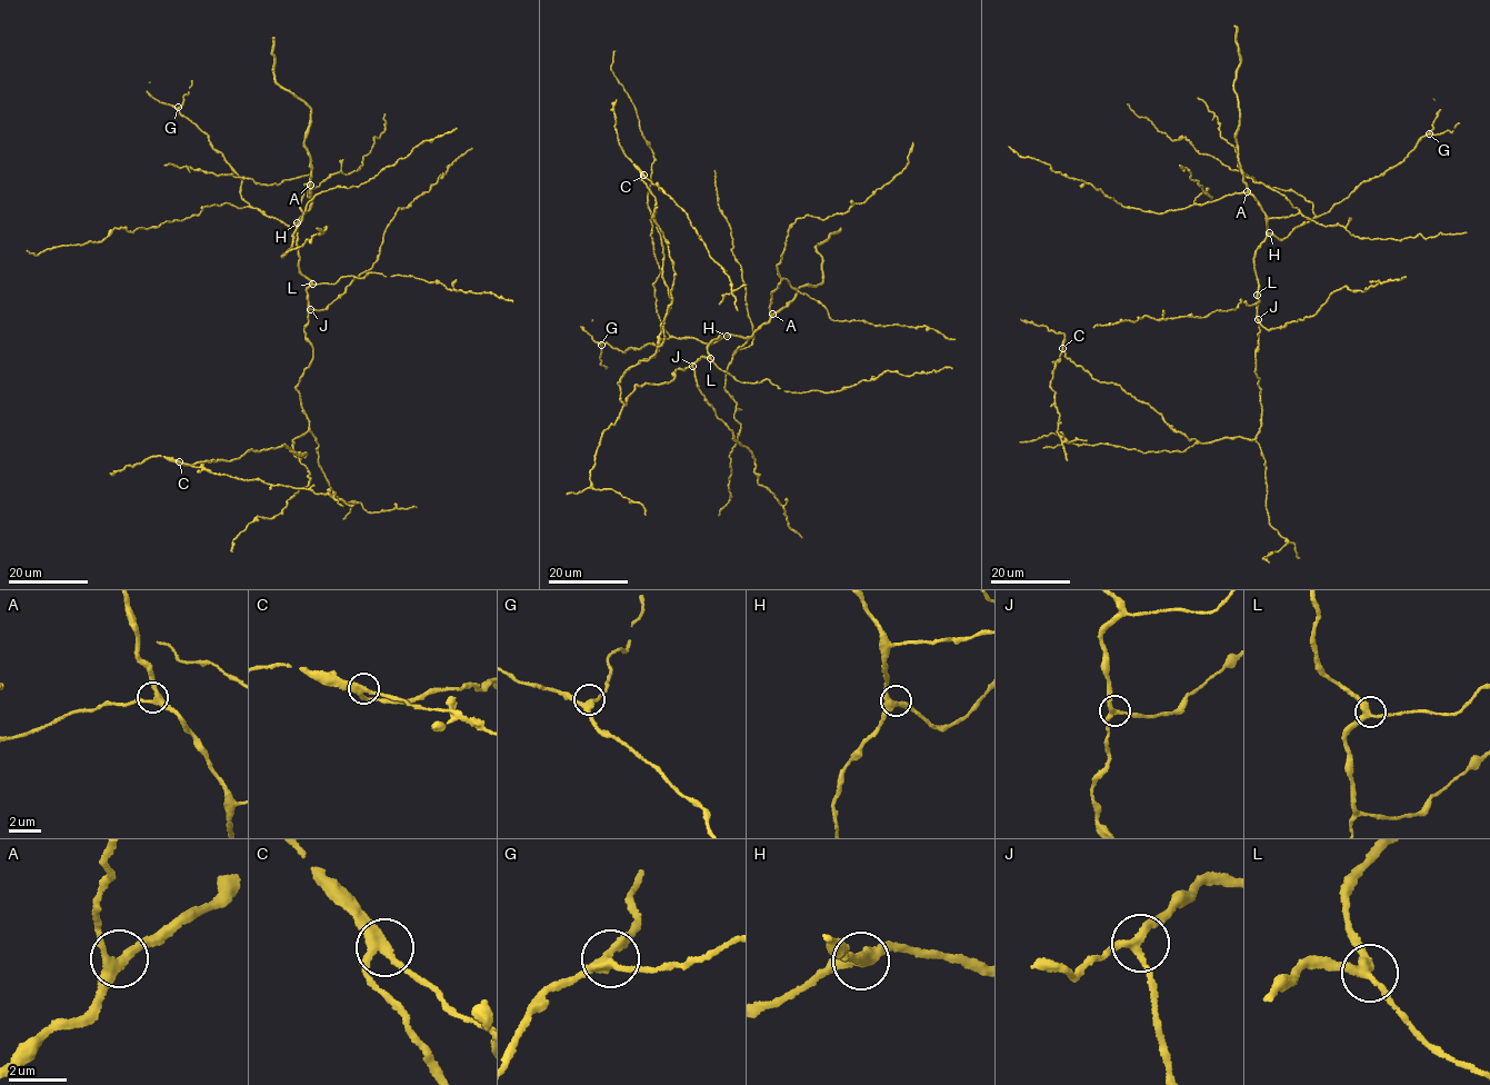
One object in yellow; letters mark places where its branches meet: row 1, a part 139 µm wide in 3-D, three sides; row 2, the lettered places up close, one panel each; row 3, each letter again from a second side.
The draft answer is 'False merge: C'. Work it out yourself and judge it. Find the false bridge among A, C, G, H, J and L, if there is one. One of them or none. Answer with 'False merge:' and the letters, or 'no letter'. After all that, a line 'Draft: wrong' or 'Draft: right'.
False merge: C
Draft: right

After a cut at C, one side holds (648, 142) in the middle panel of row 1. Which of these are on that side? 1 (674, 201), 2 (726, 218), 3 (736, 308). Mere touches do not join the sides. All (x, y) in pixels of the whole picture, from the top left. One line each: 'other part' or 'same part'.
1: other part
2: same part
3: other part

